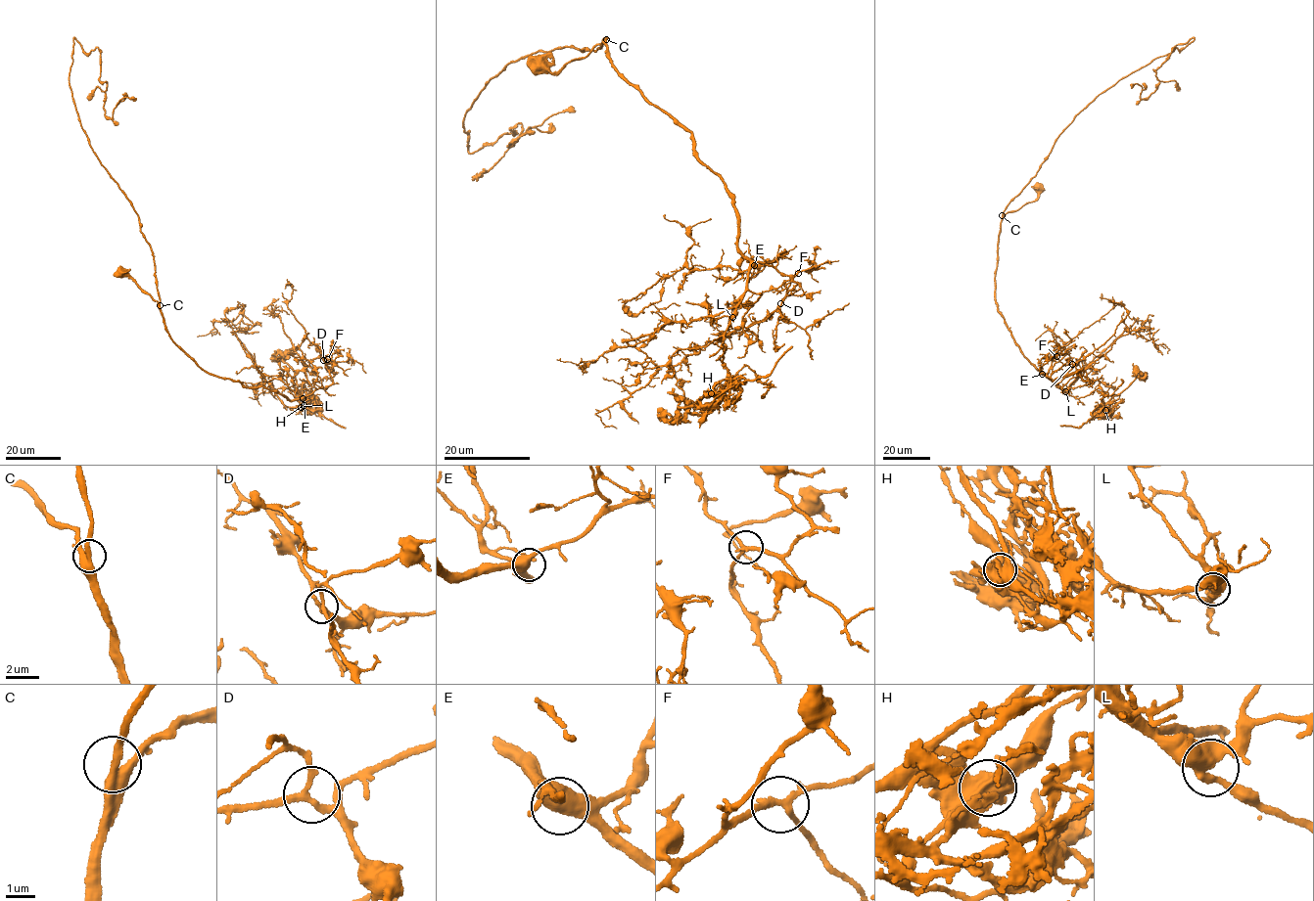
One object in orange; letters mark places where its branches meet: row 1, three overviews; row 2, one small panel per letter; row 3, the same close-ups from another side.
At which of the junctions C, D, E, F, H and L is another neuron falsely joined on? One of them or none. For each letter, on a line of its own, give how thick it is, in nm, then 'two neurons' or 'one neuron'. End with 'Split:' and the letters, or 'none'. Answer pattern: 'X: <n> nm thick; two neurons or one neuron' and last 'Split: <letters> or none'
C: 320 nm thick; one neuron
D: 200 nm thick; one neuron
E: 440 nm thick; one neuron
F: 200 nm thick; one neuron
H: 600 nm thick; two neurons
L: 440 nm thick; one neuron
Split: H

